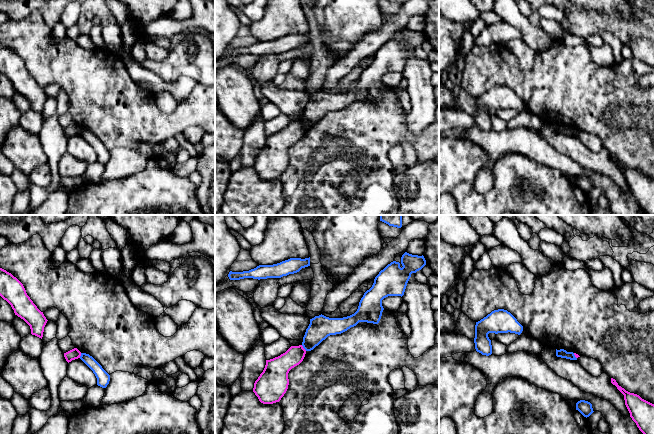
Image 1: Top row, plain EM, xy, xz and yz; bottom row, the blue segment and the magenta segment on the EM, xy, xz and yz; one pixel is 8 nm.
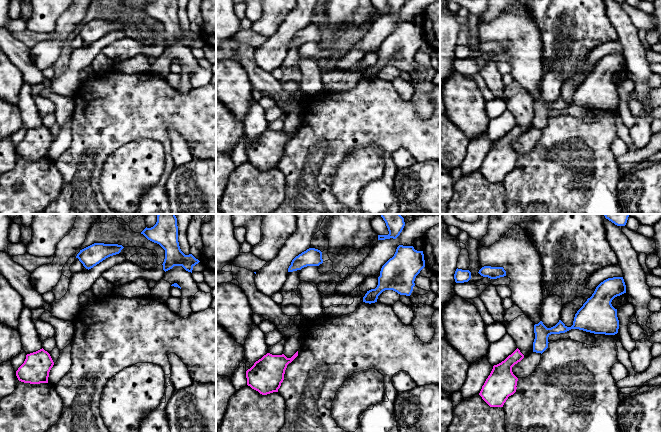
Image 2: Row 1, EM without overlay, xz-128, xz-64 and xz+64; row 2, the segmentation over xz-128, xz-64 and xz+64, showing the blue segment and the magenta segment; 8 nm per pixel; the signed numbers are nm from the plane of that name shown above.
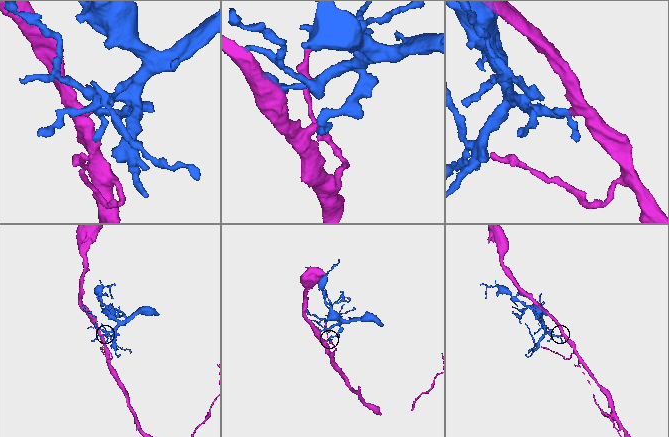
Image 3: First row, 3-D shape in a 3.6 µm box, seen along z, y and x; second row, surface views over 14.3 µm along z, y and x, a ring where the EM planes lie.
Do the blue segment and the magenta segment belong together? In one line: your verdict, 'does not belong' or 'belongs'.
does not belong

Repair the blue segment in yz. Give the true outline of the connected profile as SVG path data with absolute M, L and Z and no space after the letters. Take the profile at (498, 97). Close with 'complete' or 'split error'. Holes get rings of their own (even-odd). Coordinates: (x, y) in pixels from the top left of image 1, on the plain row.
M498 85L492 87L486 93L476 98L475 101L475 125L482 131L489 132L492 130L491 116L489 109L515 109L520 111L523 102L507 86Z | complete

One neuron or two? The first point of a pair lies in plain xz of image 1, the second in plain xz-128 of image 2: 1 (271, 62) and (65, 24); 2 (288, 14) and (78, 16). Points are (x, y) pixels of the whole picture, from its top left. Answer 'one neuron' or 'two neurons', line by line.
1: one neuron
2: two neurons

